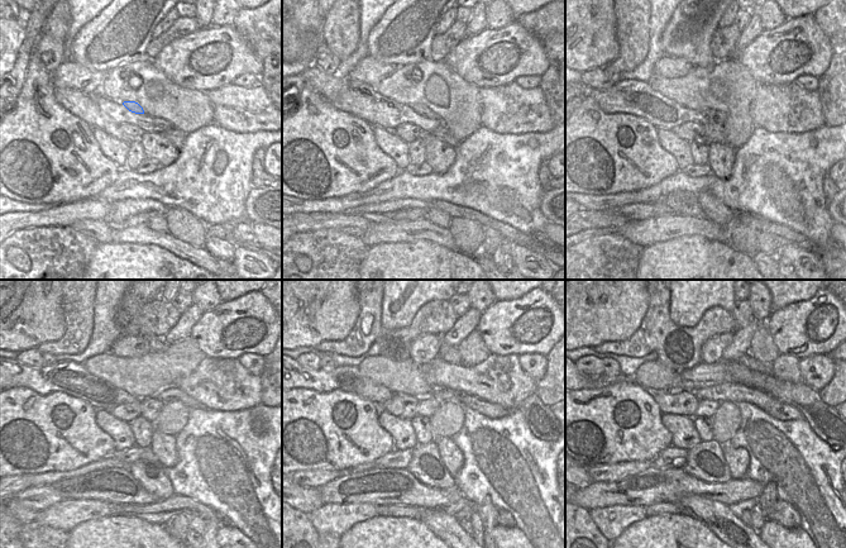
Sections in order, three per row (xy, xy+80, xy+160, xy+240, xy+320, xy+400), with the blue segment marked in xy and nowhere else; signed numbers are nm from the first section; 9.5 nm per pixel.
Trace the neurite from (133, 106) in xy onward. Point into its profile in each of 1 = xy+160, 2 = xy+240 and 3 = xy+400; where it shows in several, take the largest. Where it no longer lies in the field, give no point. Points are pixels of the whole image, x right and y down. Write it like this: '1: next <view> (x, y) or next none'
1: next xy+160 (713, 115)
2: next xy+240 (173, 394)
3: next xy+400 (780, 410)

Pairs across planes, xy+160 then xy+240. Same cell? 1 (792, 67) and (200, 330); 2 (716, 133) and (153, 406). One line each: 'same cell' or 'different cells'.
1: same cell
2: same cell

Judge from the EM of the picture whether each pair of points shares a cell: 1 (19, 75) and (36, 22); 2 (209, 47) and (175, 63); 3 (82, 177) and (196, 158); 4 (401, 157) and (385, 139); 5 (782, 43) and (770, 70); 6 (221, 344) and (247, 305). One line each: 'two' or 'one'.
1: one
2: one
3: two
4: one
5: one
6: one

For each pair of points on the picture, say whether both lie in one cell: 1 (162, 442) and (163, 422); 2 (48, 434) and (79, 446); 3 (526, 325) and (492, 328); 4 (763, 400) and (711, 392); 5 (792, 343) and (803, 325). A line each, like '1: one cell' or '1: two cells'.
1: two cells
2: one cell
3: one cell
4: one cell
5: one cell

